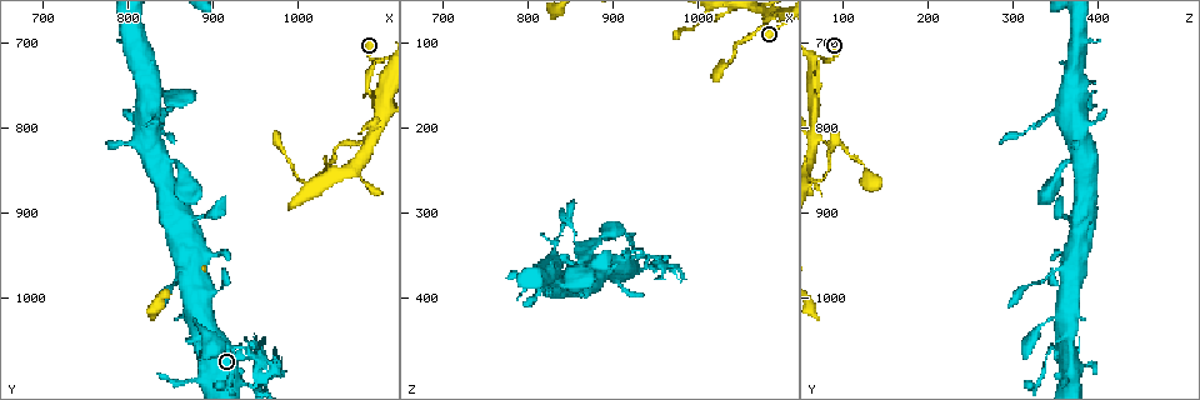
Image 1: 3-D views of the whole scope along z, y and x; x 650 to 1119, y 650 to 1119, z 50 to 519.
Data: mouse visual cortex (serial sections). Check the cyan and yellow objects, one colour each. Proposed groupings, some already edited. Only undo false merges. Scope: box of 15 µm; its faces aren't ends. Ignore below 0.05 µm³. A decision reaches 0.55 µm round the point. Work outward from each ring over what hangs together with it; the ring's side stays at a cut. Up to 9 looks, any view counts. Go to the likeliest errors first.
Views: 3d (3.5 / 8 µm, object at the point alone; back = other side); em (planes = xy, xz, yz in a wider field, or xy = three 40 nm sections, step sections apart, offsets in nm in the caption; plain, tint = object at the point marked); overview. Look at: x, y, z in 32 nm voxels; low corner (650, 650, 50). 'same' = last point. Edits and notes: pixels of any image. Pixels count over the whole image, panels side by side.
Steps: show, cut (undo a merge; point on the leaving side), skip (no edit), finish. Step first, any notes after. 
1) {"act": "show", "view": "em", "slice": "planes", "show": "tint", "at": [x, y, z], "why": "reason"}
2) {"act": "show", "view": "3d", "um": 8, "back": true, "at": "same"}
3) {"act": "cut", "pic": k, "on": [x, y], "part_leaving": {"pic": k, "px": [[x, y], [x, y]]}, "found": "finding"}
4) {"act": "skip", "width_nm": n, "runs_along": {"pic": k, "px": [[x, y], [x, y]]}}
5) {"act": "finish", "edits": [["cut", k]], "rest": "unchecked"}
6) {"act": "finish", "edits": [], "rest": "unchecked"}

{"act": "show", "view": "3d", "um": 3.5, "at": [1070, 820, 85], "why": "narrows sharply"}

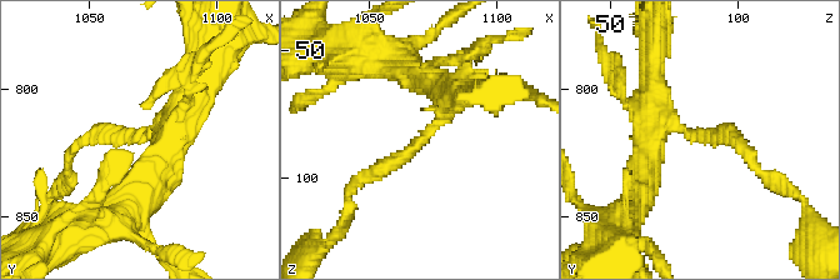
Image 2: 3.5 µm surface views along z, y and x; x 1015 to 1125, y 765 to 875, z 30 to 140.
{"act": "show", "view": "em", "slice": "xy", "step": 1, "show": "tint", "at": [1070, 818, 84], "arm_widths_nm": [200, 400], "why": "shape alone is not enough"}

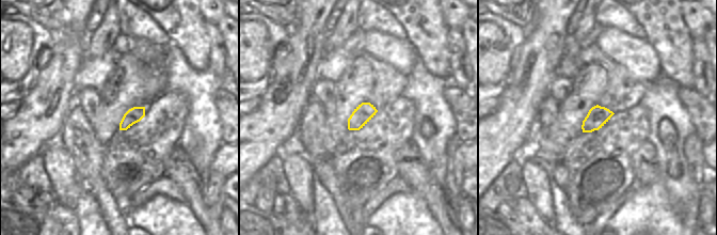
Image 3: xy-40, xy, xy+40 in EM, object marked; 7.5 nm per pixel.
{"act": "skip", "runs_along": {"pic": 2, "px": [[464, 93], [414, 148], [356, 183]]}, "found": "continuous, no second cell"}

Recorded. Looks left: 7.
{"act": "show", "view": "3d", "um": 3.5, "back": true, "at": [835, 795, 335], "why": "thick turns thin"}

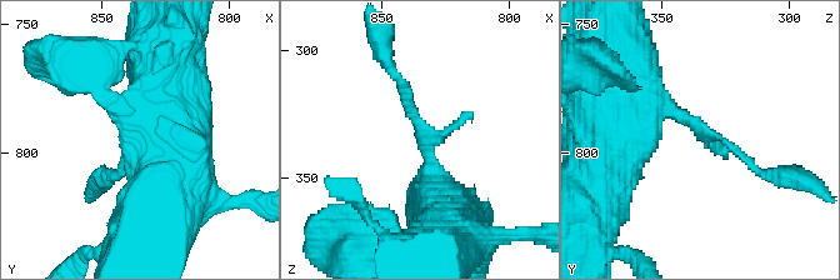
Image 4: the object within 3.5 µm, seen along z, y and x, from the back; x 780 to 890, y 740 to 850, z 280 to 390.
{"act": "skip", "runs_along": {"pic": 4, "px": [[611, 104], [669, 108], [761, 174]]}, "found": "continuous, no second cell"}

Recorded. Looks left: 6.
{"act": "show", "view": "3d", "um": 3.5, "back": true, "at": [935, 1100, 365], "why": "calibre changes"}

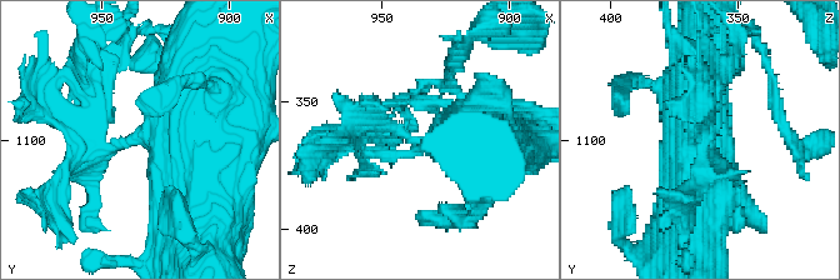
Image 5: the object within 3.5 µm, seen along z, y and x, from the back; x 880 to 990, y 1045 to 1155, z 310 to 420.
{"act": "show", "view": "em", "slice": "xy", "step": 2, "show": "plain", "at": [938, 1099, 365], "why": "shape alone is not enough"}

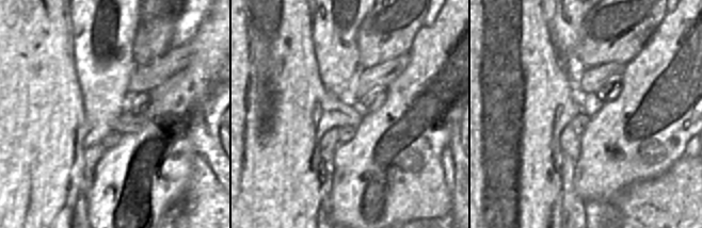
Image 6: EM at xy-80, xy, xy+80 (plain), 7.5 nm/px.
{"act": "show", "view": "em", "slice": "xy", "step": 2, "show": "tint", "at": "same", "why": "with the object marked"}

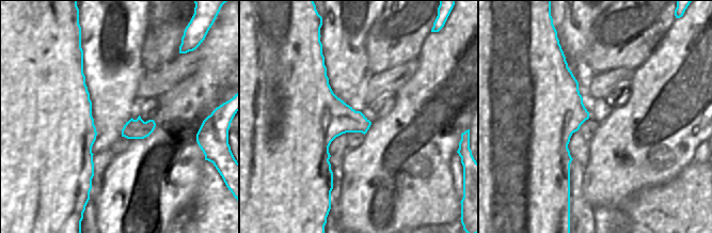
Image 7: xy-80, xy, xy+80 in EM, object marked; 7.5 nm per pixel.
{"act": "cut", "pic": 5, "on": [79, 148], "part_leaving": {"pic": 5, "px": [[130, 56], [106, 56], [34, 106]]}, "found": "a second cell is stuck on"}

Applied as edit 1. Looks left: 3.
{"act": "show", "view": "em", "slice": "xy", "step": 2, "show": "tint", "at": [895, 1055, 320], "why": "calibre changes"}

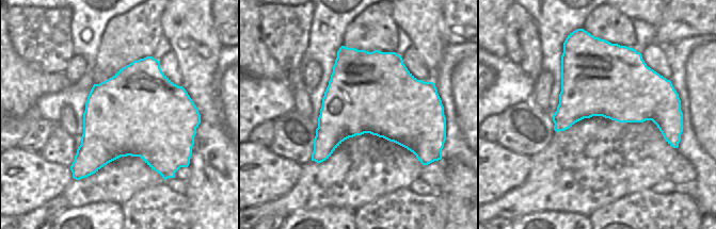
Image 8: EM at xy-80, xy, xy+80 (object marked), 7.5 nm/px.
{"act": "show", "view": "3d", "um": 3.5, "at": "same", "why": "see where the arms go"}

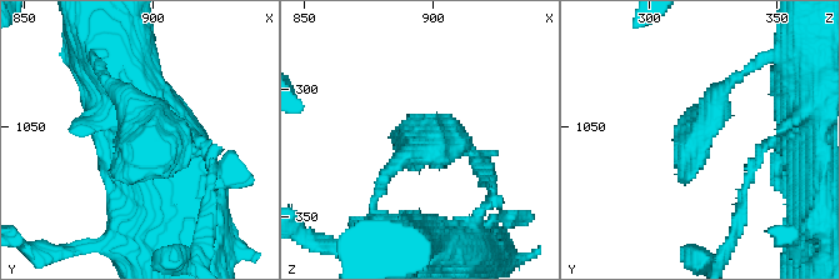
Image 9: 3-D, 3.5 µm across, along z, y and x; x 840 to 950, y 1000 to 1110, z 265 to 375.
{"act": "skip", "runs_along": {"pic": 9, "px": [[740, 76], [689, 141], [689, 180]]}, "found": "all the same cell"}

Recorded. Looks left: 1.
{"act": "finish", "edits": [["cut", 5]], "rest": "unchecked"}

